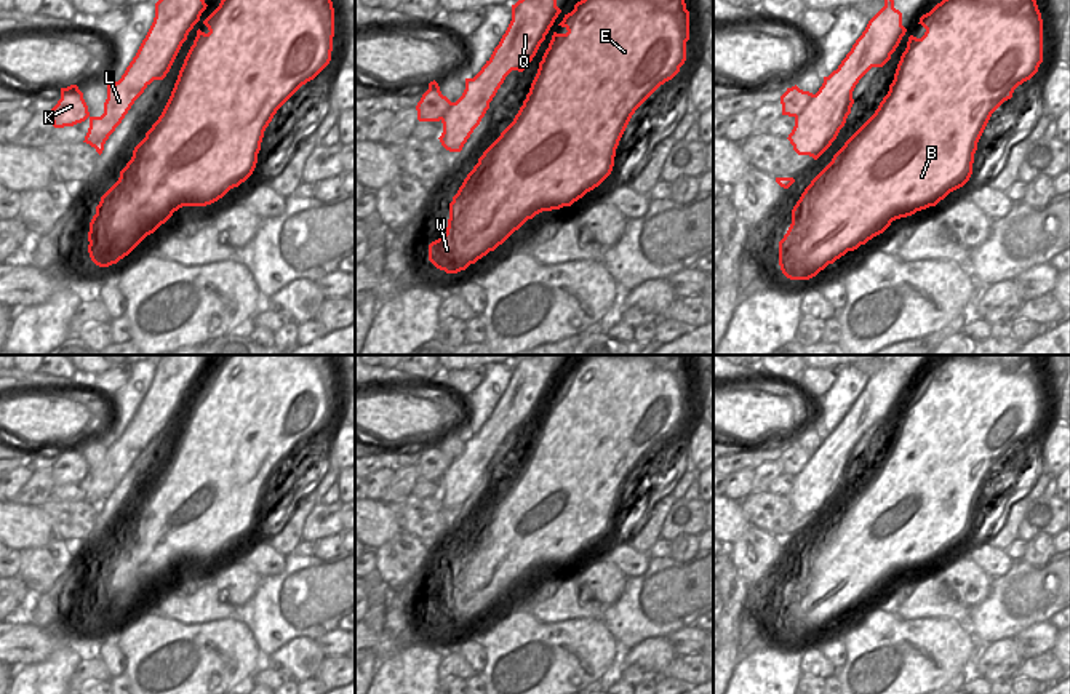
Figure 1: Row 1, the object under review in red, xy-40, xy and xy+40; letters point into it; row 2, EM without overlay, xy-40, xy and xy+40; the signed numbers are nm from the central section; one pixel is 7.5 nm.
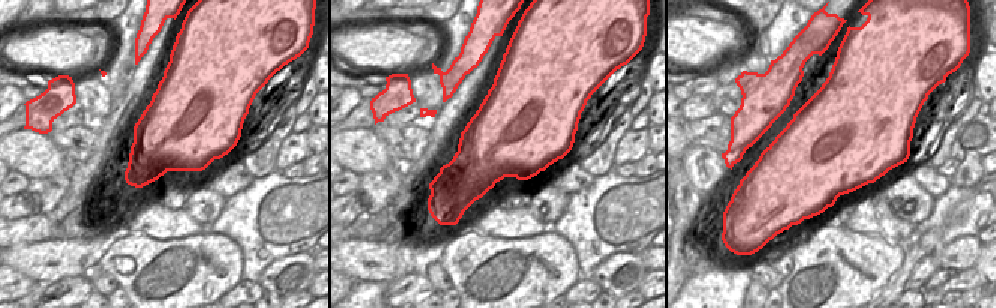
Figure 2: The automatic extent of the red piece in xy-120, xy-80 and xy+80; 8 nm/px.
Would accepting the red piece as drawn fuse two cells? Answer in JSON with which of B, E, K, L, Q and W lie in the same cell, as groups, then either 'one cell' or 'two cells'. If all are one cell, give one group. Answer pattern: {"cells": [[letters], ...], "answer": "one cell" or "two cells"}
{"cells": [["B", "E", "L", "Q", "W"], ["K"]], "answer": "two cells"}

